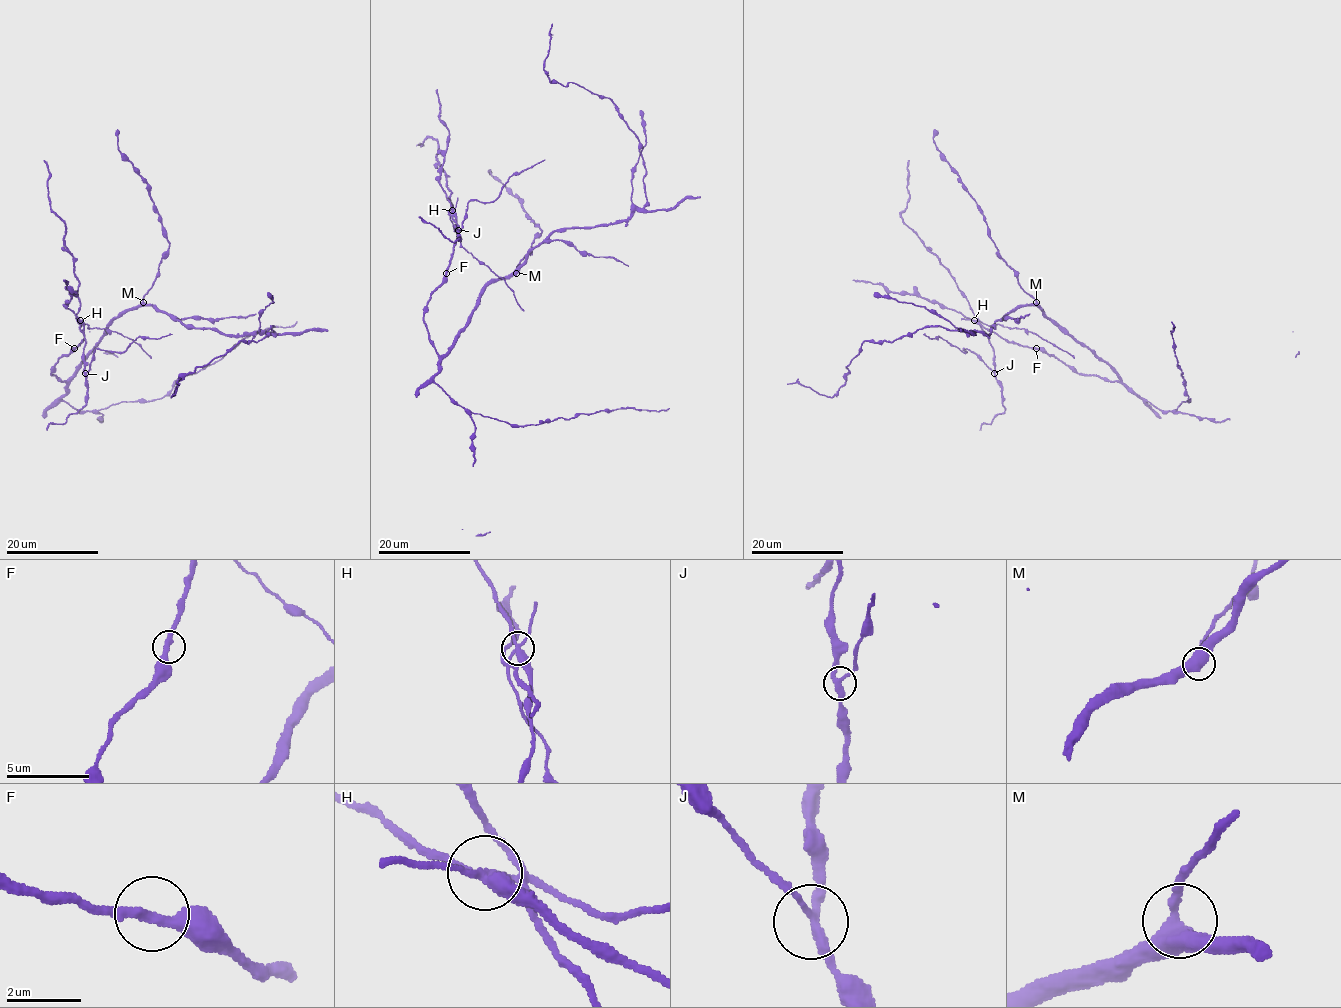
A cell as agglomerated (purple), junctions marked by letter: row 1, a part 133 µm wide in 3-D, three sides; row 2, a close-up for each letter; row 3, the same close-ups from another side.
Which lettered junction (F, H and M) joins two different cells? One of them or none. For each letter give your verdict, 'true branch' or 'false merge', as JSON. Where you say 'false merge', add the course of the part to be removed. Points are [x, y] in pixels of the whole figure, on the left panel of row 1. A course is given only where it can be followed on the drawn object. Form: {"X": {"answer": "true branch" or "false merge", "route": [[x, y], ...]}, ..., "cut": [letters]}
{"F": {"answer": "true branch"}, "H": {"answer": "false merge", "route": [[80, 320], [76, 316], [80, 308], [74, 257], [65, 245], [63, 222], [50, 205], [48, 165], [44, 160]]}, "M": {"answer": "true branch"}, "cut": ["H"]}

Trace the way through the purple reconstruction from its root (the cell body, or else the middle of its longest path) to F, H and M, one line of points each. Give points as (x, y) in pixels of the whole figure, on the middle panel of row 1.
F: (483, 289), (468, 325), (453, 346), (441, 356), (429, 338), (423, 309), (446, 273)
H: (483, 289), (468, 325), (441, 356), (429, 338), (423, 309), (445, 275), (457, 238), (452, 210)
M: (483, 289), (516, 273)

